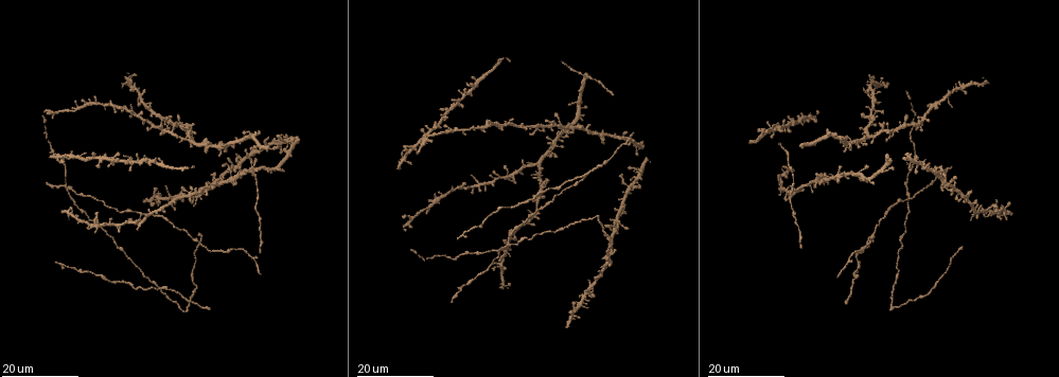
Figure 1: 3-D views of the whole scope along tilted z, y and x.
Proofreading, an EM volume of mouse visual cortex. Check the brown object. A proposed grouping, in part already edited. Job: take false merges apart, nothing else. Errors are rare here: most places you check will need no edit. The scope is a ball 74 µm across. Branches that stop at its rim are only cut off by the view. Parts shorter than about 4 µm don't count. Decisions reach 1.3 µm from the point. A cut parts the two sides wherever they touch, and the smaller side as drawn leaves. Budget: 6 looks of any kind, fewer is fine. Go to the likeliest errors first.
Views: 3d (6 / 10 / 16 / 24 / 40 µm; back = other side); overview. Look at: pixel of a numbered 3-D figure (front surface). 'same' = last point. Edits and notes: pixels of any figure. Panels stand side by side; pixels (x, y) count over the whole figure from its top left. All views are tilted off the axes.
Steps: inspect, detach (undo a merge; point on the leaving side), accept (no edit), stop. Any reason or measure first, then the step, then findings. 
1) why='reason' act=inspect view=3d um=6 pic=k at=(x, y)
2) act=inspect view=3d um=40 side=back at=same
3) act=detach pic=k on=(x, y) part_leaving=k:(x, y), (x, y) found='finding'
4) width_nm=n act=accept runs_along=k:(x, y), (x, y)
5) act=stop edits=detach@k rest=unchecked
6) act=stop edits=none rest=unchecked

why='four or more arms meet' act=inspect view=3d um=24 pic=1 at=(538, 178)

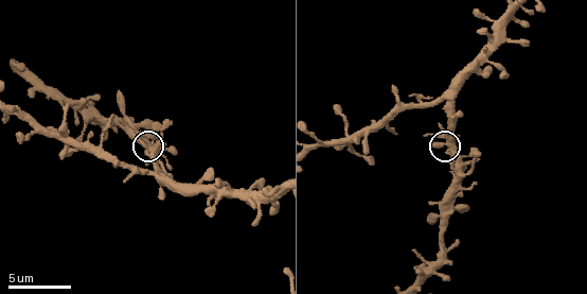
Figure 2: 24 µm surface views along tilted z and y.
why='zoom in' act=inspect view=3d um=10 pic=2 at=(449, 144)

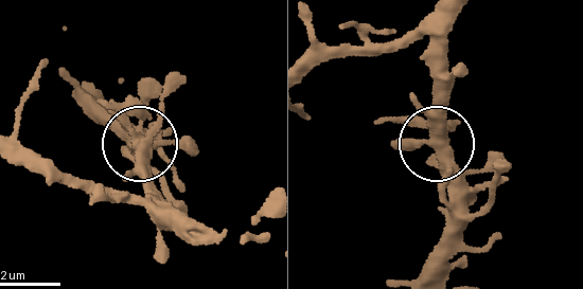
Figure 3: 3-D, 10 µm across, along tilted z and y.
act=inspect view=3d um=6 pic=3 at=(435, 145)

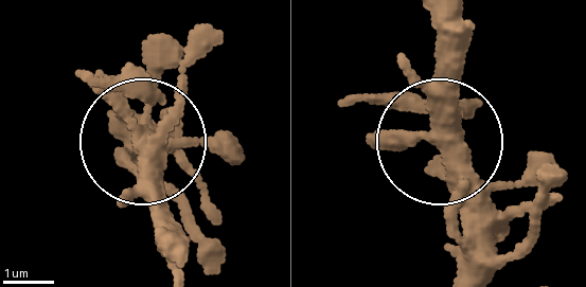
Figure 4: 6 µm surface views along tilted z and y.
act=accept runs_along=4:(430, 17), (442, 139), (416, 103), (352, 93) found='all the same neuron'

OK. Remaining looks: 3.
act=inspect view=3d um=10 pic=2 at=(260, 205)

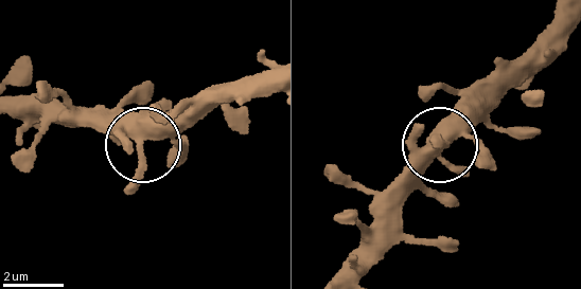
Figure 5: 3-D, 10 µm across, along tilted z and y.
act=accept found='one neuron here'

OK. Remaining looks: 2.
why='small branch off a trunk' act=inspect view=3d um=16 pic=1 at=(270, 145)

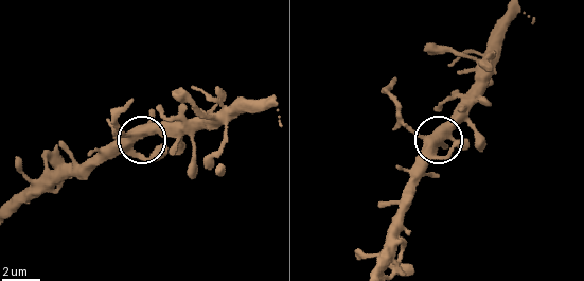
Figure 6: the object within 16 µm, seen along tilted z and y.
act=inspect view=3d um=10 pic=6 at=(425, 143)

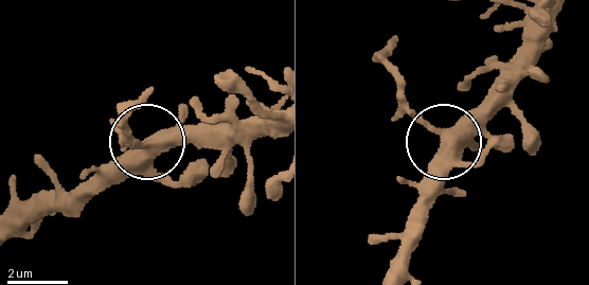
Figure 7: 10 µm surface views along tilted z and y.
side_arm_um=5 arms=3 act=accept found='all the same neuron'

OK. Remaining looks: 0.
act=stop edits=none rest=unchecked

